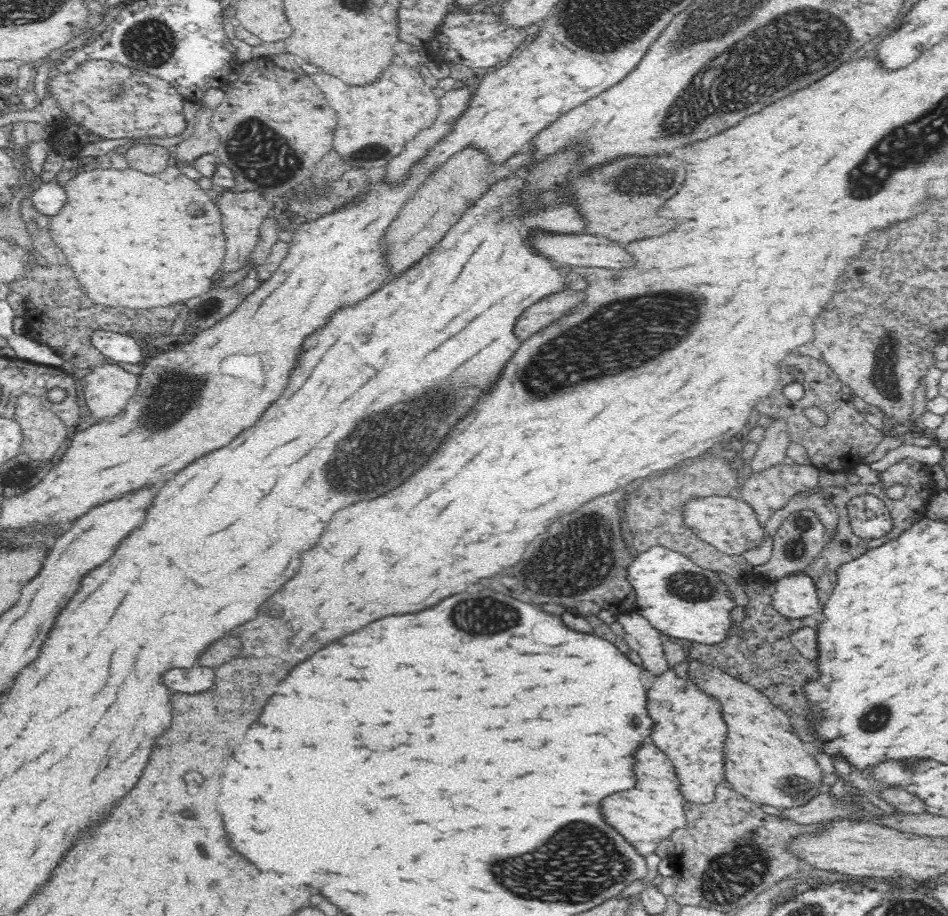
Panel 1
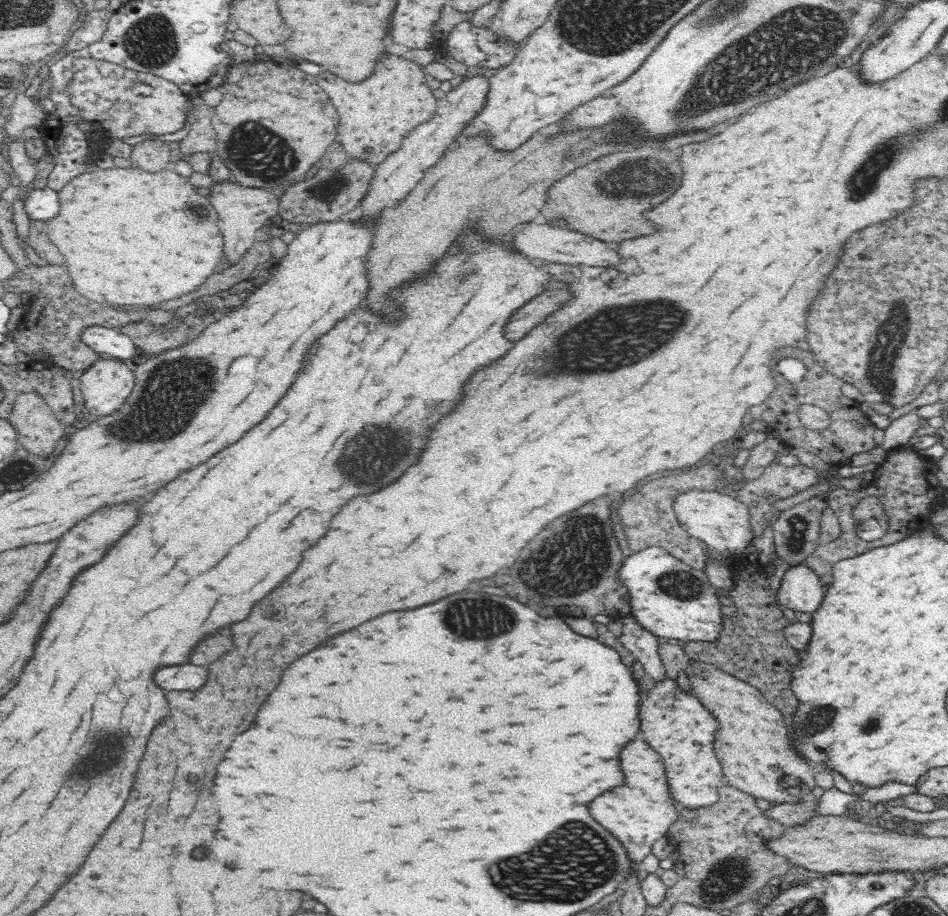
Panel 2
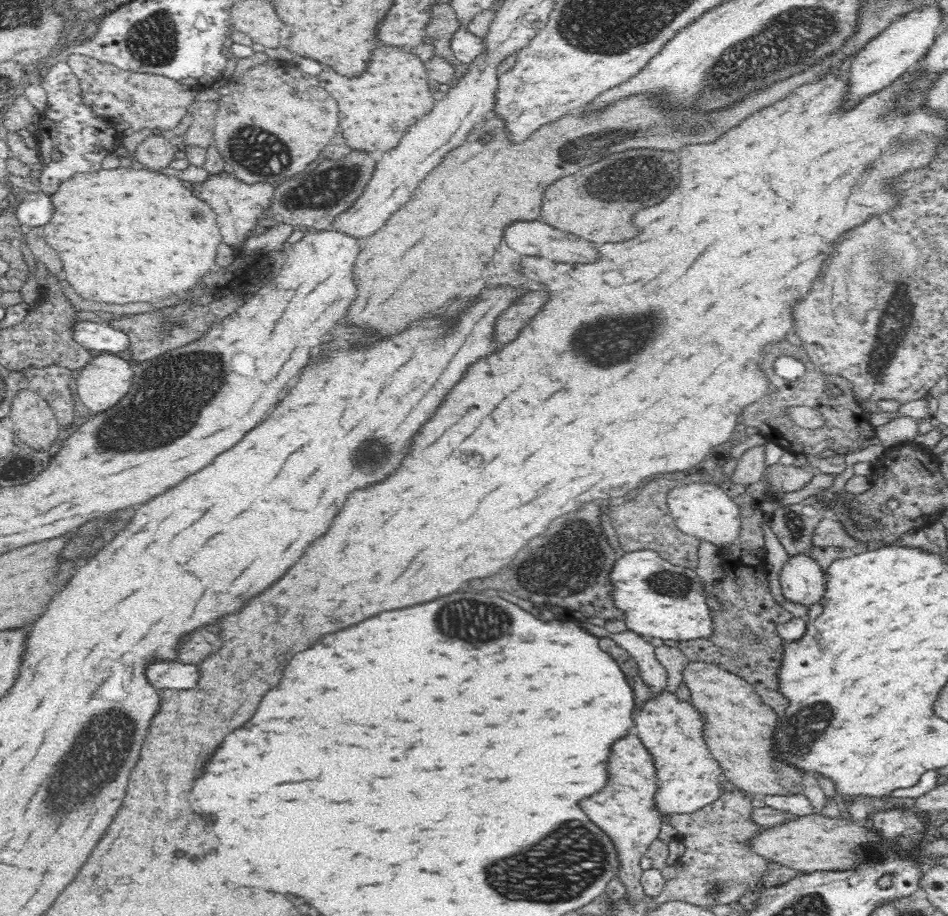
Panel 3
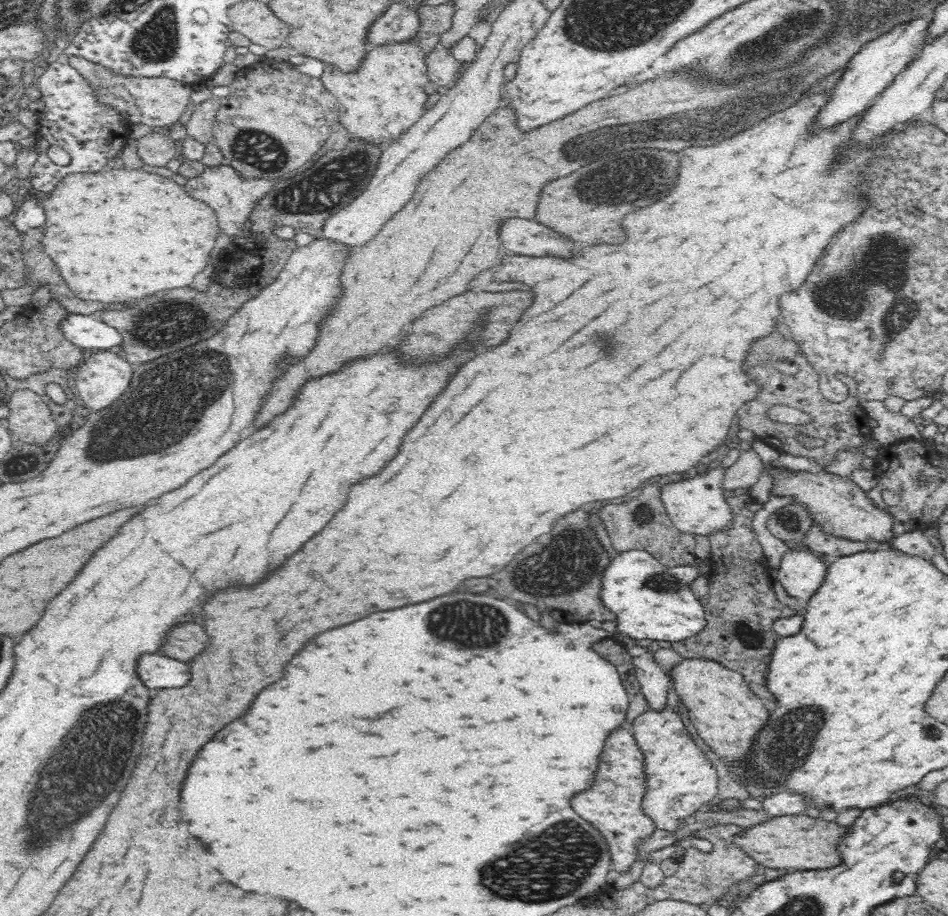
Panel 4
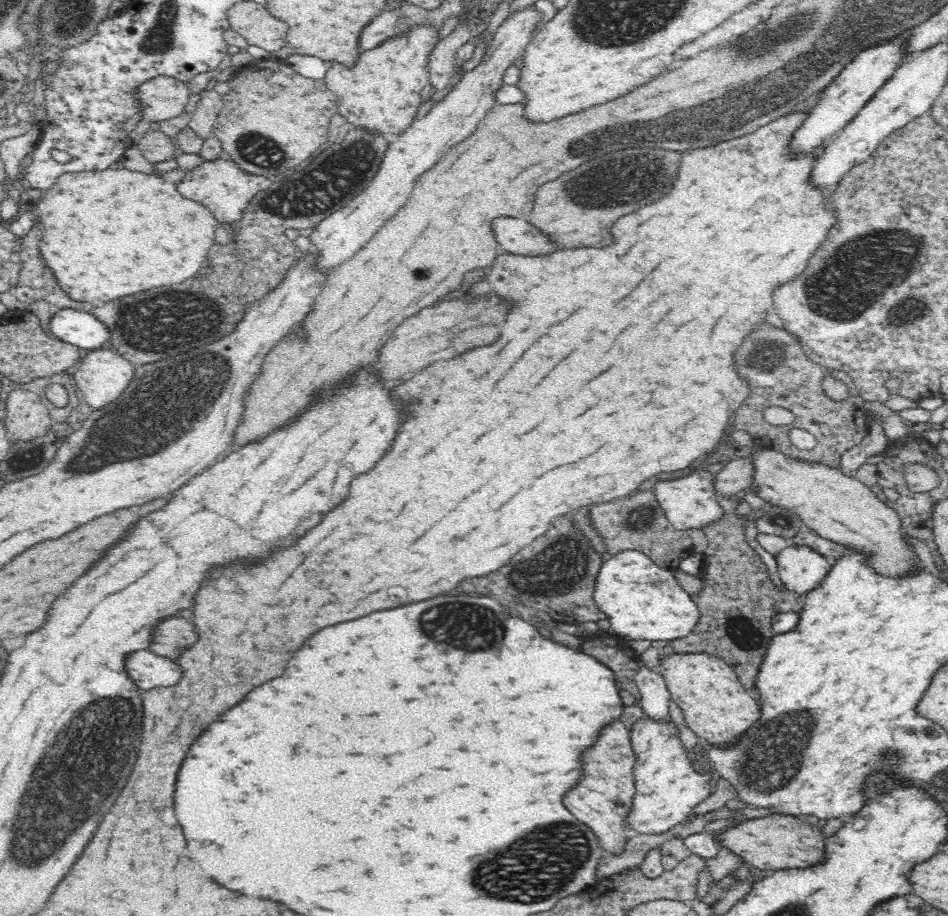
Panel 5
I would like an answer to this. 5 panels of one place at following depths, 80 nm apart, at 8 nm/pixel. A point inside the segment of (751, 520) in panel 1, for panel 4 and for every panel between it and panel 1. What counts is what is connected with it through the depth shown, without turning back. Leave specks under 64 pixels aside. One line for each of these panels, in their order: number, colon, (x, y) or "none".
2: (723, 522)
3: (703, 509)
4: (697, 506)

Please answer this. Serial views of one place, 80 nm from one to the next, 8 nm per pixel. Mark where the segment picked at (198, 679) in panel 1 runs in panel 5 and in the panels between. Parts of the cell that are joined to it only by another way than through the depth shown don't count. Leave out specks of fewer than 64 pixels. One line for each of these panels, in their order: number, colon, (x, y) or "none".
2: (189, 677)
3: (170, 674)
4: (157, 671)
5: (146, 667)

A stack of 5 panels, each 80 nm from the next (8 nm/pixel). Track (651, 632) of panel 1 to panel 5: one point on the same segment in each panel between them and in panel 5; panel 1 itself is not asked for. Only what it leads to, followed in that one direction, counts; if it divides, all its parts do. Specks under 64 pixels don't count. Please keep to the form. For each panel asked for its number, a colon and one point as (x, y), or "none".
2: (644, 644)
3: (650, 669)
4: (654, 680)
5: (653, 698)

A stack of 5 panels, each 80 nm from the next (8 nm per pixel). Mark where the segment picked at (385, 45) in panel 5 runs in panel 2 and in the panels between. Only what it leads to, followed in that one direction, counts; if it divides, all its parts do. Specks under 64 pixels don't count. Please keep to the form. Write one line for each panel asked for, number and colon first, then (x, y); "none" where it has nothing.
2: (375, 116)
3: (376, 111)
4: (379, 103)

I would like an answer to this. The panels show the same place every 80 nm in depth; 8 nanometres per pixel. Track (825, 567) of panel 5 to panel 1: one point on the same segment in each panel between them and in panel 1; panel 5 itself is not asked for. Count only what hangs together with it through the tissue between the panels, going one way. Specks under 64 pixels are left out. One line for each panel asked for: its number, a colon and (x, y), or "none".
1: (795, 598)
2: (800, 590)
3: (802, 582)
4: (802, 574)

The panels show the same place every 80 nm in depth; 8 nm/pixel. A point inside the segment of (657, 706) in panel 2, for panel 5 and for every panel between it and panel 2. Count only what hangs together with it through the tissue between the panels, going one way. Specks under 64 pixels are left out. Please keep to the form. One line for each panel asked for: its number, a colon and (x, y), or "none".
3: (672, 728)
4: (681, 779)
5: (668, 787)

